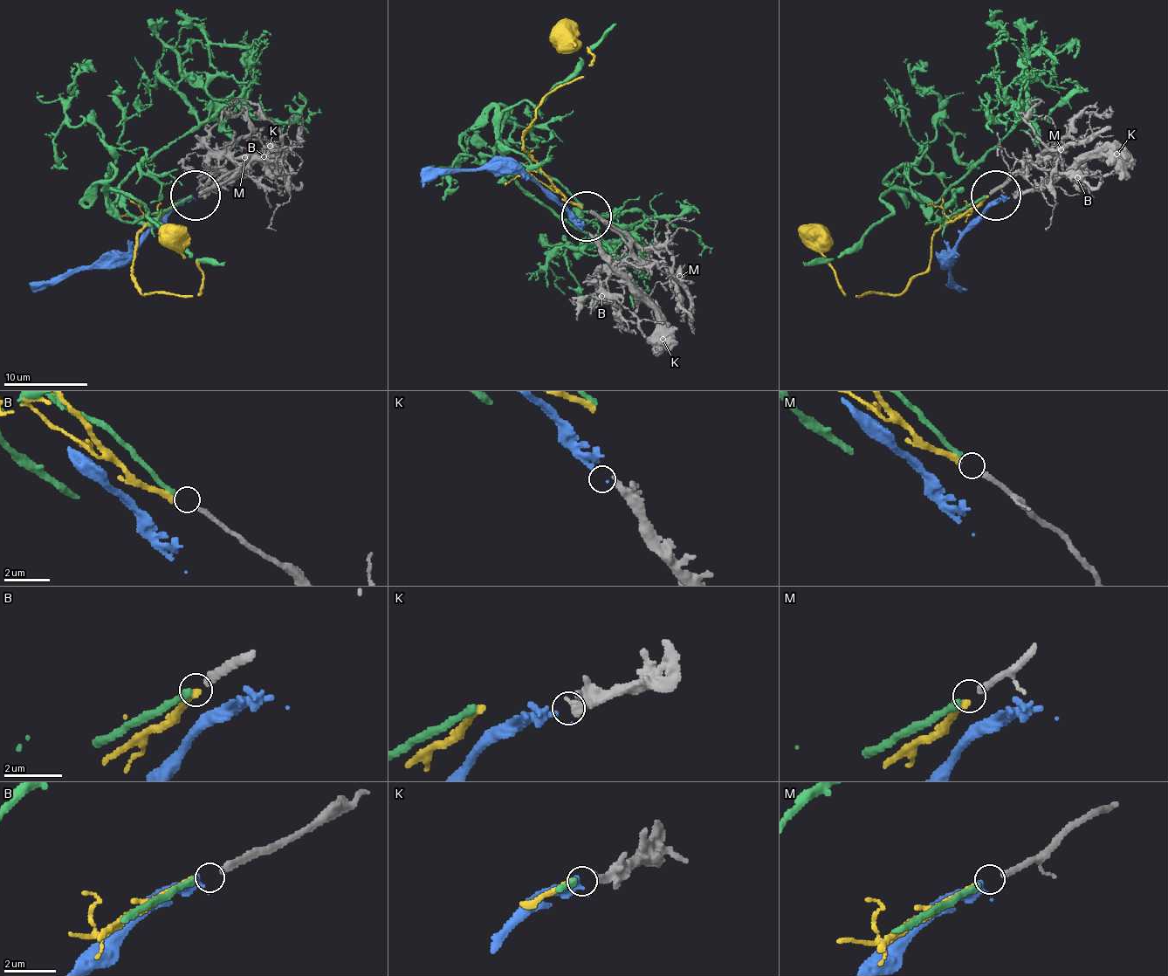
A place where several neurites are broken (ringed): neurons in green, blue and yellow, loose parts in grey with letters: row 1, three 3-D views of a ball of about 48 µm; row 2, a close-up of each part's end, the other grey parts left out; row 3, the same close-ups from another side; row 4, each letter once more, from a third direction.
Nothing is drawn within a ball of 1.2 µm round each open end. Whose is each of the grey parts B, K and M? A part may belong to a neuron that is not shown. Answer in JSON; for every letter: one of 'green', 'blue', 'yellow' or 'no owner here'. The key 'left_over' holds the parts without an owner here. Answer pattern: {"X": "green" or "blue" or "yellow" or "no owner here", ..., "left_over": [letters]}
{"B": "green", "K": "blue", "M": "yellow", "left_over": []}

